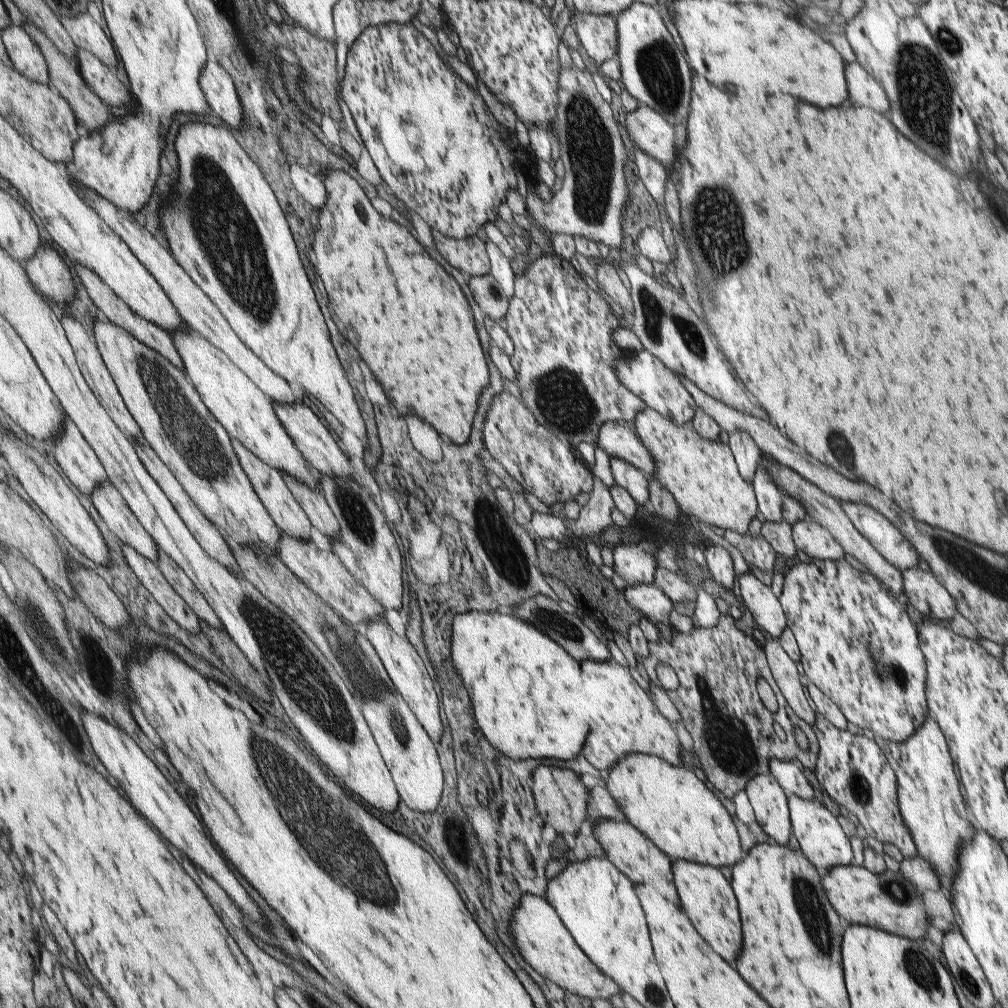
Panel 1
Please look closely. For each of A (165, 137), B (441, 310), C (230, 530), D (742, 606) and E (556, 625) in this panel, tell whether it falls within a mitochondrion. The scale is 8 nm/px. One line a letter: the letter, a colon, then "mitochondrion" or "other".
A: other
B: other
C: other
D: other
E: mitochondrion

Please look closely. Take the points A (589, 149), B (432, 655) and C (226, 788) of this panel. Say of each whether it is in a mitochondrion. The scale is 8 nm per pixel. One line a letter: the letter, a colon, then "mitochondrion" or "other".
A: mitochondrion
B: other
C: other

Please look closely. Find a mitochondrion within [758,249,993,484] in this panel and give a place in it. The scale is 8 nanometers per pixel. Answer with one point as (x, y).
(835, 440)

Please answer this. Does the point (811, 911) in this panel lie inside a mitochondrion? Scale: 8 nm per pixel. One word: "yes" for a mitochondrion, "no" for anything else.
yes

